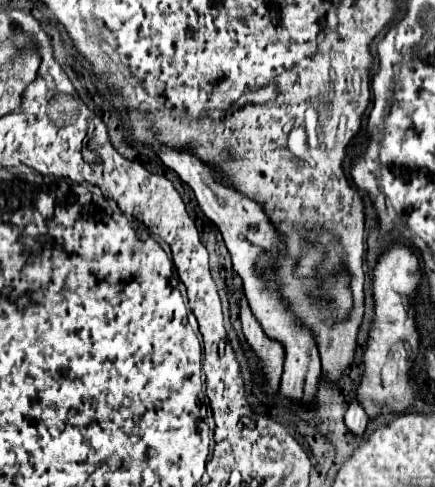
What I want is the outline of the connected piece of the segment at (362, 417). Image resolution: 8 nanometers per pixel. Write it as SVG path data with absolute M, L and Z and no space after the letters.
M356 396L350 398L350 402L348 402L348 410L346 410L344 422L346 422L348 430L354 432L354 434L358 434L358 436L364 434L364 430L368 426L368 416L364 414L364 408L360 406L360 400Z

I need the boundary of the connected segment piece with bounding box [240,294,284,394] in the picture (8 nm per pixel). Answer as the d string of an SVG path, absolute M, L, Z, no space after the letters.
M244 294L240 300L240 320L242 320L244 336L252 346L252 350L258 354L260 366L266 372L264 390L272 394L280 386L280 376L284 368L284 346L264 334L264 328L260 326L260 322L256 322L256 316L252 314L248 306L248 298L244 298Z

